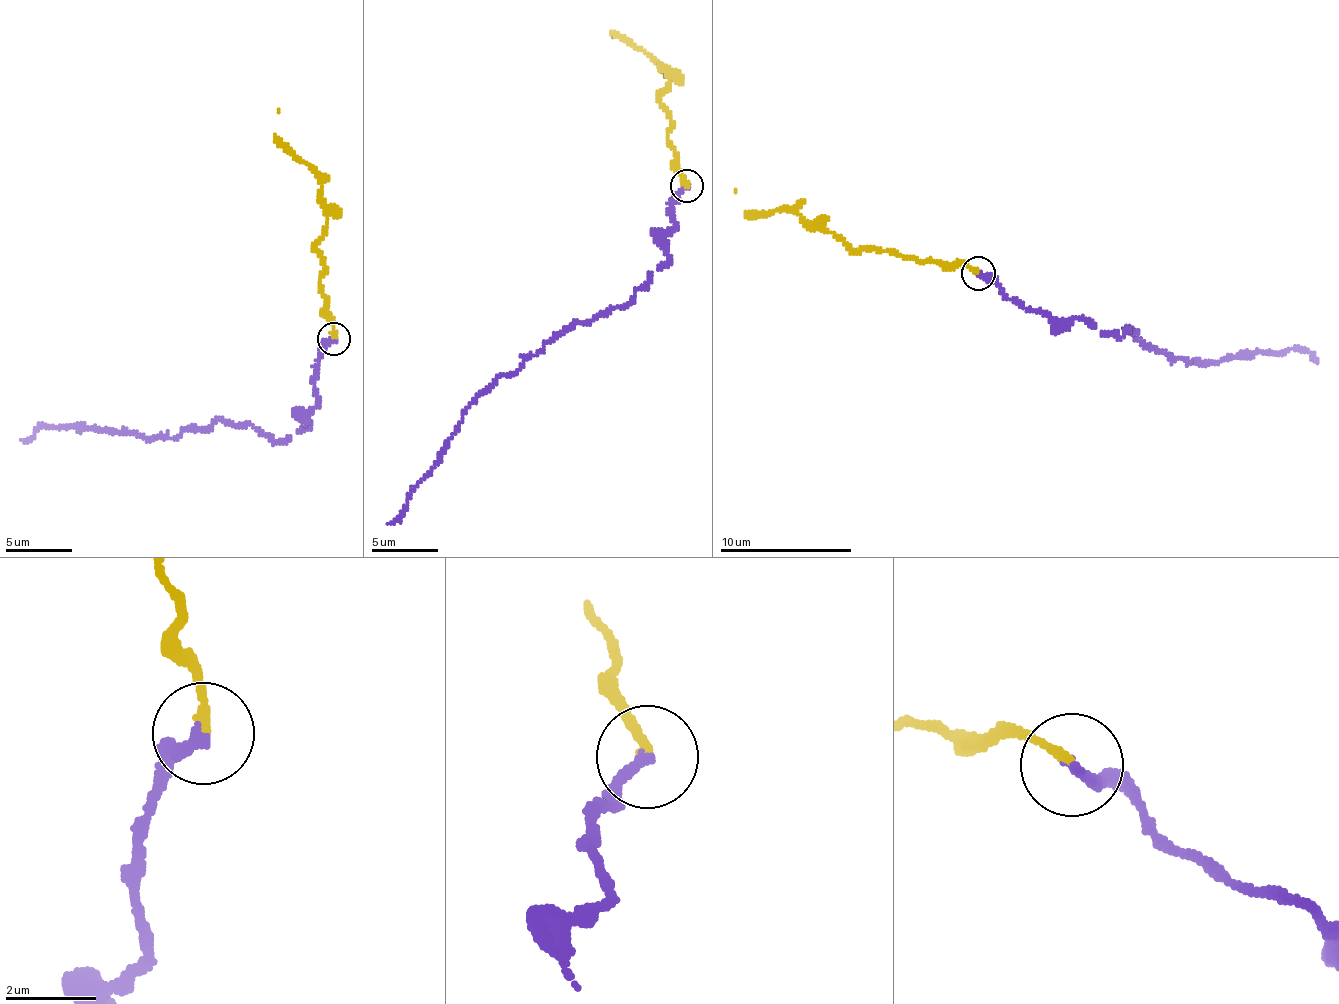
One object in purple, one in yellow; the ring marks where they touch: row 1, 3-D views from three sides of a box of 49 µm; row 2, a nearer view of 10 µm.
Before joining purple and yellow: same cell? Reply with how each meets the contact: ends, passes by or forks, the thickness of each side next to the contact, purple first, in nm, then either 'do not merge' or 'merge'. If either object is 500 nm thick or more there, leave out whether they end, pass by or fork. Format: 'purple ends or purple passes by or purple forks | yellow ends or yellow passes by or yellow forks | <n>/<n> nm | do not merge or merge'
purple ends | yellow ends | 280/170 nm | merge

